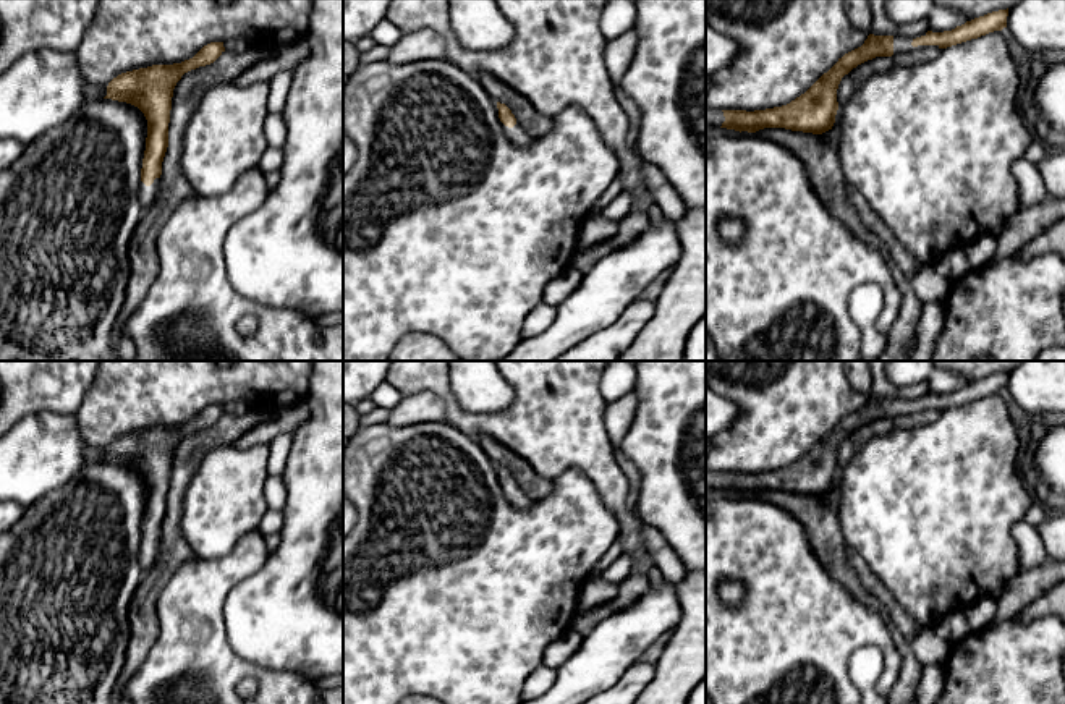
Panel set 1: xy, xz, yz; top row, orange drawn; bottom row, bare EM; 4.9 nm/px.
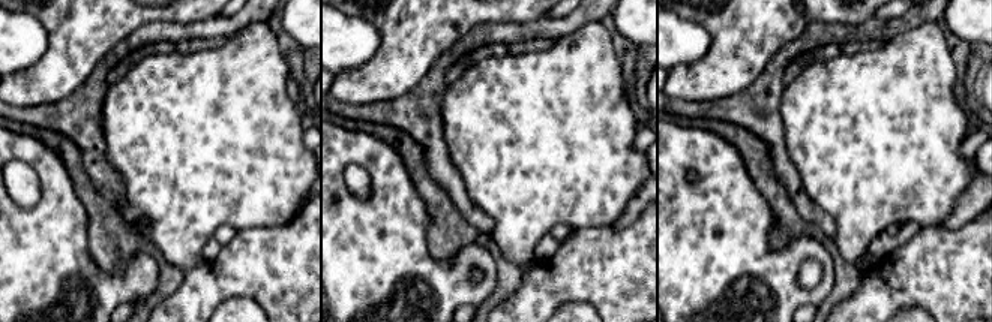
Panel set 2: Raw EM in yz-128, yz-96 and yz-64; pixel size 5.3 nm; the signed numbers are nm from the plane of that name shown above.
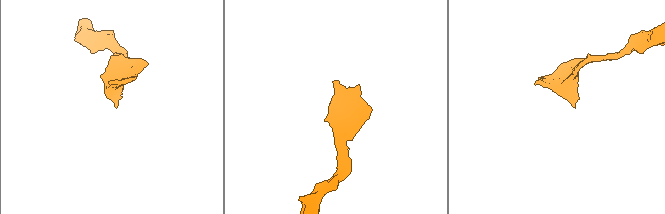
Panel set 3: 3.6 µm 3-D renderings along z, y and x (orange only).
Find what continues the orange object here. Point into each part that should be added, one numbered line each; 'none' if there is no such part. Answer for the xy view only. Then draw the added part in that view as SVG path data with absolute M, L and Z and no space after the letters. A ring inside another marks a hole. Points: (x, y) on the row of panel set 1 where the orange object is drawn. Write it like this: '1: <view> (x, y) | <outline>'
1: xy (146, 195) | M155 178L151 186L146 186L141 181L139 189L138 189L138 201L139 201L141 210L147 210L154 204L159 194L159 189L160 189L160 178Z

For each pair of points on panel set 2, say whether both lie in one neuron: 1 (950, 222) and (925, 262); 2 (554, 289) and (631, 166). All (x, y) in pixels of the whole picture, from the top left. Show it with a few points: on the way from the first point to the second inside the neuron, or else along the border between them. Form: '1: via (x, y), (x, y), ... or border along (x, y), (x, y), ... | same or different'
1: border along (976, 216), (958, 228), (941, 226) | different
2: border along (611, 225), (578, 229) | different

